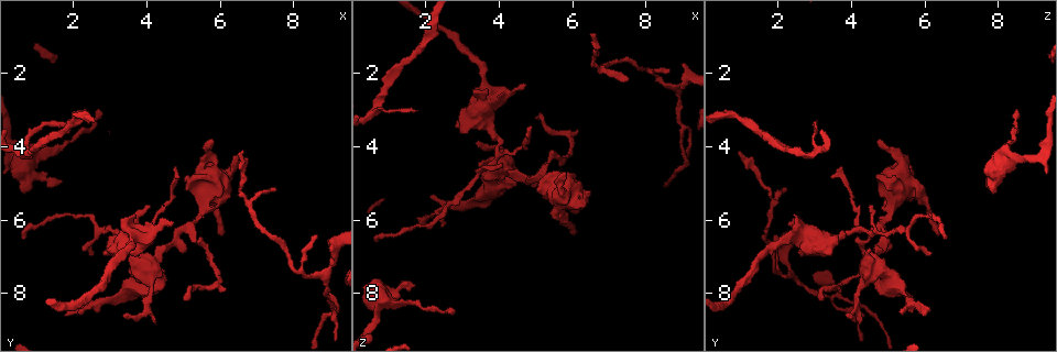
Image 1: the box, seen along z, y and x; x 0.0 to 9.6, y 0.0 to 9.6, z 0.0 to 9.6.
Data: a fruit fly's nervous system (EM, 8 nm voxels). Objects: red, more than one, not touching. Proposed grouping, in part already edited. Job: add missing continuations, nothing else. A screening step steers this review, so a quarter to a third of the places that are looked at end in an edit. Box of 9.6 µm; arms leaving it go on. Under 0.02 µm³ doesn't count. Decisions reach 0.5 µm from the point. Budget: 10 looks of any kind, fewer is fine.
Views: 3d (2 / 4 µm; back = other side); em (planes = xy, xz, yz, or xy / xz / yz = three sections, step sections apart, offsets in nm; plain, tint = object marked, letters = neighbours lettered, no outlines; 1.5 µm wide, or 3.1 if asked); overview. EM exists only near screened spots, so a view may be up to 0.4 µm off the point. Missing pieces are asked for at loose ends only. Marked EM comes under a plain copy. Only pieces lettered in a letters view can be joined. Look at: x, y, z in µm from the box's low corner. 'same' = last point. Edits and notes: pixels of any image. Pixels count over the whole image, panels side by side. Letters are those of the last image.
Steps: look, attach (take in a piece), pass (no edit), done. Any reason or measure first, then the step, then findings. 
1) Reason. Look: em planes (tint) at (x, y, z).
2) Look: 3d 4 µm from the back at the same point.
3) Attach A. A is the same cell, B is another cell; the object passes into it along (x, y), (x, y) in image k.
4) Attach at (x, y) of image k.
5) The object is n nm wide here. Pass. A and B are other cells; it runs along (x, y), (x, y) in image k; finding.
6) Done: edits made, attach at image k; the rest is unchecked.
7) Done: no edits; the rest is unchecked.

Look: 3d 4 µm at (2.65, 2.95, 8.50).

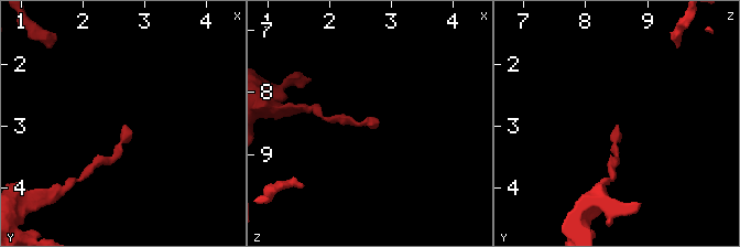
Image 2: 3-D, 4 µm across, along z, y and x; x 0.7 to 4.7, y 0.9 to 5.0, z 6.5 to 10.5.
Shape alone is not enough. Look: em xz step 8 (letters) at (2.65, 3.00, 8.50).

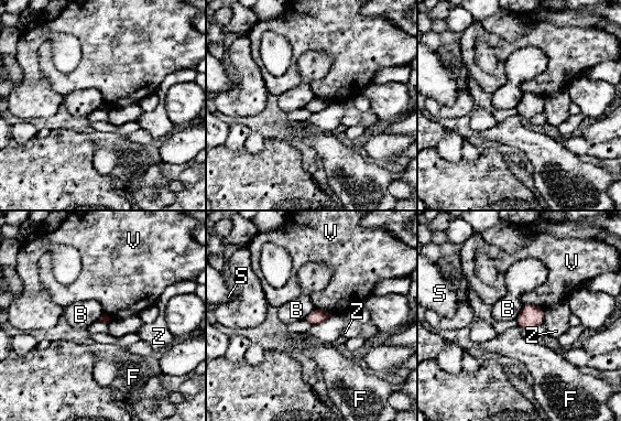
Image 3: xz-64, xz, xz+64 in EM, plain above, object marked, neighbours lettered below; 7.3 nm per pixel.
Pass. B, F, S, V and Z are other cells; a border runs along (524, 304), (515, 320) in image 3; none of them fits.

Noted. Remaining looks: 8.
An open end. Look: em planes (letters) at (5.80, 3.80, 4.70).

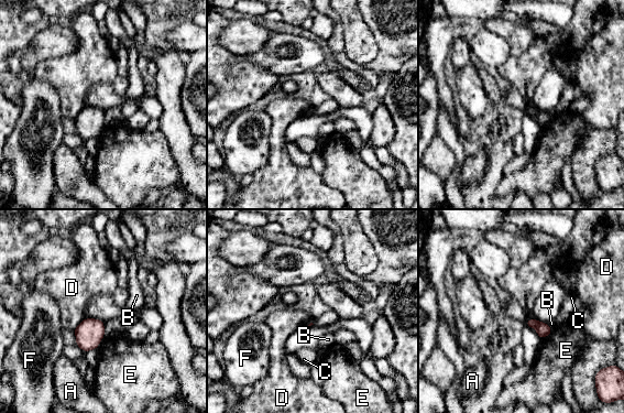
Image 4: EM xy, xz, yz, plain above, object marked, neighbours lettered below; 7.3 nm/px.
Pass. A, B, C, D, E and F are other cells; a border runs along (85, 318), (73, 329) in image 4; none of them fits.

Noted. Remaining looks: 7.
Branch stops here. Look: 3d 2 µm at (8.60, 6.45, 1.90).

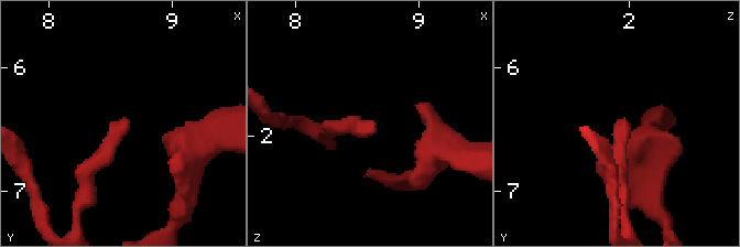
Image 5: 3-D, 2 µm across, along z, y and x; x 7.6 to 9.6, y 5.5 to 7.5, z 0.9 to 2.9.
Look: em yz step 8 (letters) at (8.60, 6.46, 1.90).

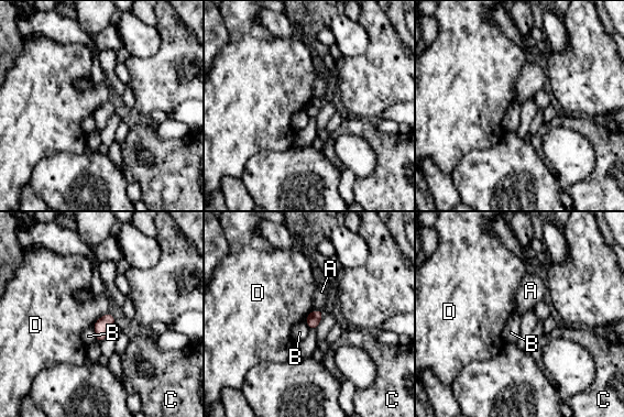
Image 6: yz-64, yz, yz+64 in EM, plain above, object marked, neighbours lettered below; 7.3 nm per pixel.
Cut it another way. Look: em planes (letters) at the same point.

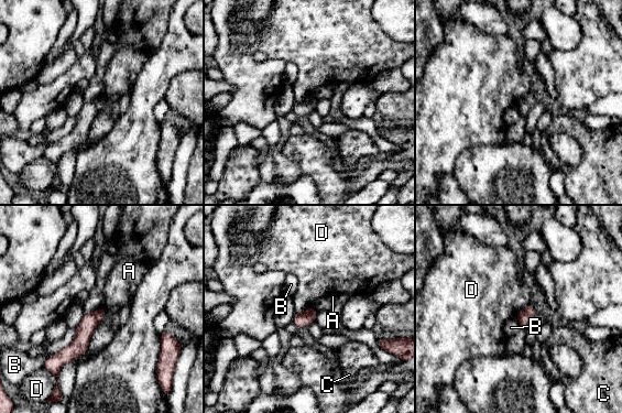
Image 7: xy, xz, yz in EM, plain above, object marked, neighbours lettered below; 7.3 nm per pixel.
Pass. A, B, C and D are other cells; a border runs along (102, 305), (89, 313), (85, 313) in image 7; no lettered piece goes on from it.

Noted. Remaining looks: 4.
Look: em xz step 8 (letters) at (5.90, 6.40, 6.30).

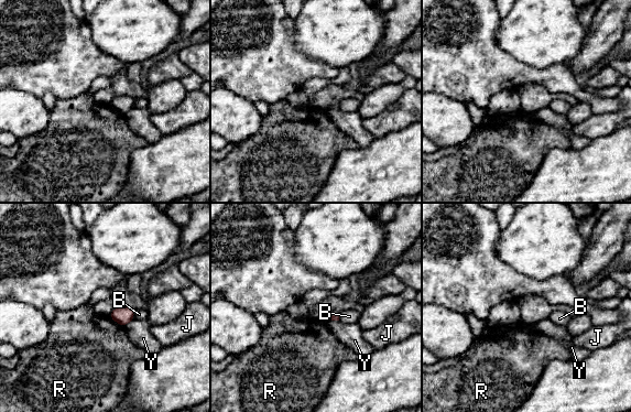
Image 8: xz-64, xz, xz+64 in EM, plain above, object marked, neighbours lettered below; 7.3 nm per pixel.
Cut it another way. Look: em xy step 4 (letters) at the same point.

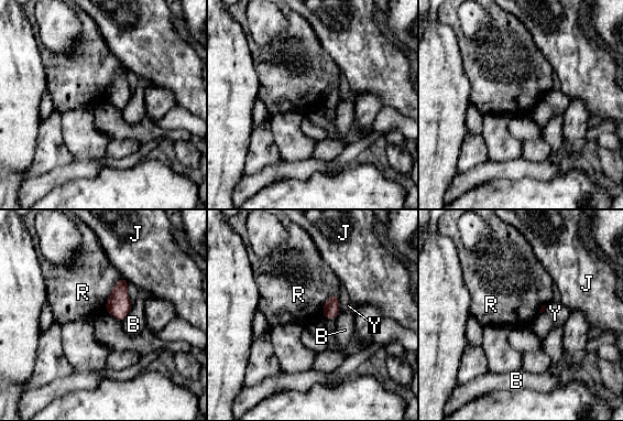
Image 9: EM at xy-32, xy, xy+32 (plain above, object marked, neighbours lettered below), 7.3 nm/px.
Pass. B, J, R and Y are other cells; a border runs along (121, 277), (106, 302), (106, 311) in image 9; none of them fits.

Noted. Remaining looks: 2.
Done: no edits; the rest is unchecked.

